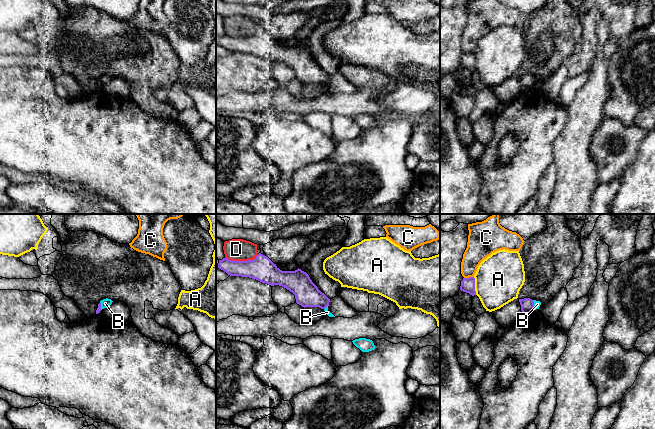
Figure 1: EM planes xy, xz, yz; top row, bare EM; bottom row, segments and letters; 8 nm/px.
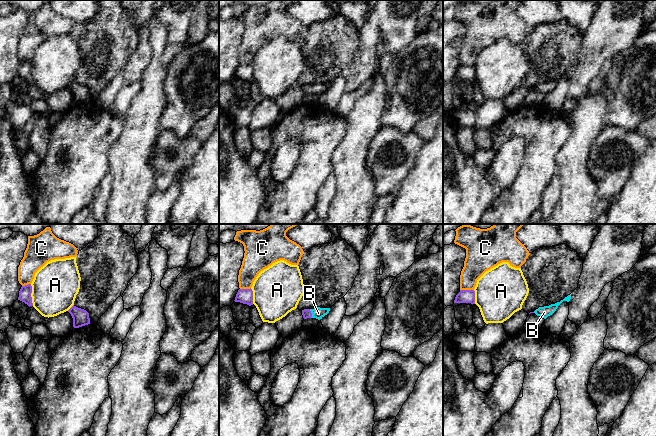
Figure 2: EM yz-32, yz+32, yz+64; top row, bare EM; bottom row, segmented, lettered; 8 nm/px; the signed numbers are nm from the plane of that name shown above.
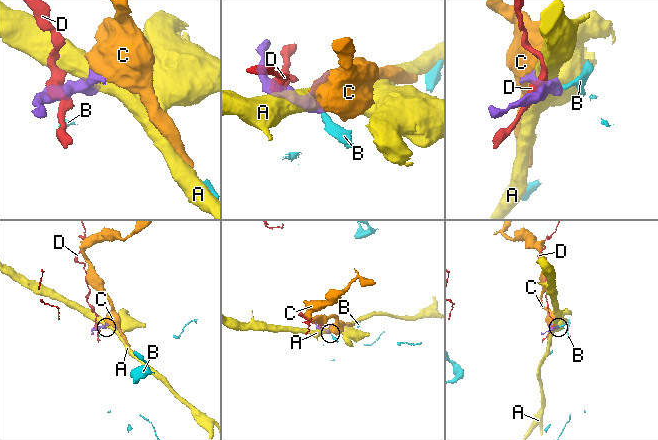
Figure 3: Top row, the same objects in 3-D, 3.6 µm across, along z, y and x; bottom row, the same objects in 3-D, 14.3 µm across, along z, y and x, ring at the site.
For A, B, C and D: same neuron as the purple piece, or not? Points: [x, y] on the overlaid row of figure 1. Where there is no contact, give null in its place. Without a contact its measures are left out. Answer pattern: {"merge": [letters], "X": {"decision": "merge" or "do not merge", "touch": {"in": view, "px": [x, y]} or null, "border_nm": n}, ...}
{"merge": ["B"], "A": {"decision": "do not merge", "touch": {"in": "yz", "px": [474, 286]}, "border_nm": 150}, "B": {"decision": "merge", "touch": {"in": "yz", "px": [533, 305]}, "border_nm": 80}, "C": {"decision": "do not merge", "touch": {"in": "yz", "px": [469, 277]}, "border_nm": 80}, "D": {"decision": "do not merge", "touch": {"in": "xz", "px": [241, 261]}, "border_nm": 280}}

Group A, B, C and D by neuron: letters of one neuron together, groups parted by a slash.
A / B / C / D

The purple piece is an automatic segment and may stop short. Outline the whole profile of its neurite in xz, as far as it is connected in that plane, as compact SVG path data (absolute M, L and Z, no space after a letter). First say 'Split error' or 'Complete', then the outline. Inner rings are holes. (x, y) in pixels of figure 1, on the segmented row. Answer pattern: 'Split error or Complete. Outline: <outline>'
Split error. Outline: M261 253L248 261L223 258L219 260L218 268L230 276L249 277L271 286L282 286L295 295L296 303L302 307L319 307L329 317L335 317L328 310L330 299L318 289L309 275L299 268L295 271L282 271Z

